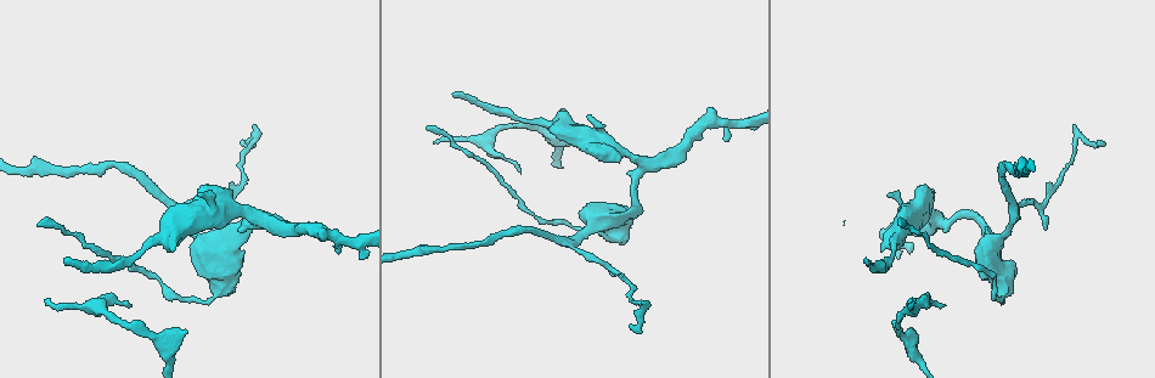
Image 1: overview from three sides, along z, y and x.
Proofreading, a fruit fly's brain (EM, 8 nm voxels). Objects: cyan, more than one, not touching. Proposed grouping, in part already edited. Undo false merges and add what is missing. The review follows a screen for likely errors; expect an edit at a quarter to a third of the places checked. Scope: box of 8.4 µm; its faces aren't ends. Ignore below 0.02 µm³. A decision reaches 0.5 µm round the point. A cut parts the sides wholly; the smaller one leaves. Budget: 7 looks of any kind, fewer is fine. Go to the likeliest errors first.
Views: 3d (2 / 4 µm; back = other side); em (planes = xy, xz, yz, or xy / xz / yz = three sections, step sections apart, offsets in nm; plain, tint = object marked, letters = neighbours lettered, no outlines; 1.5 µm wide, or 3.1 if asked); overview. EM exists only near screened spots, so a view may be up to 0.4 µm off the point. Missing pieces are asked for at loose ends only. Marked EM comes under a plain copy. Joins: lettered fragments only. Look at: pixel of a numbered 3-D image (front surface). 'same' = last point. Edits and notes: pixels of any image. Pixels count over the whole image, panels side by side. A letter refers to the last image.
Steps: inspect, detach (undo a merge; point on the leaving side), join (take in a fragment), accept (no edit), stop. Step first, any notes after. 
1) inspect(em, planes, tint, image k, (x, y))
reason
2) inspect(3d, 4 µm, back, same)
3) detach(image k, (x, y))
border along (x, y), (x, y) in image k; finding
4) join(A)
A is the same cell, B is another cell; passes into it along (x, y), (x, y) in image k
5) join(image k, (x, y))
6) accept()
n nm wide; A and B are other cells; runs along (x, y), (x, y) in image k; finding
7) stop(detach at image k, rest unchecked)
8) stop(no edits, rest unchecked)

inspect(em, yz, step 8, tint, image 1, (1101, 144))
thin end

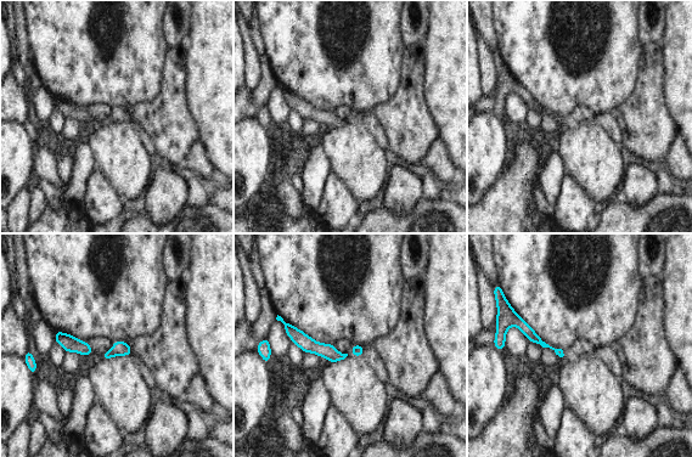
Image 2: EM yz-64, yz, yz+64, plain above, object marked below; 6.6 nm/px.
inspect(em, planes, tint, same)
cut it another way

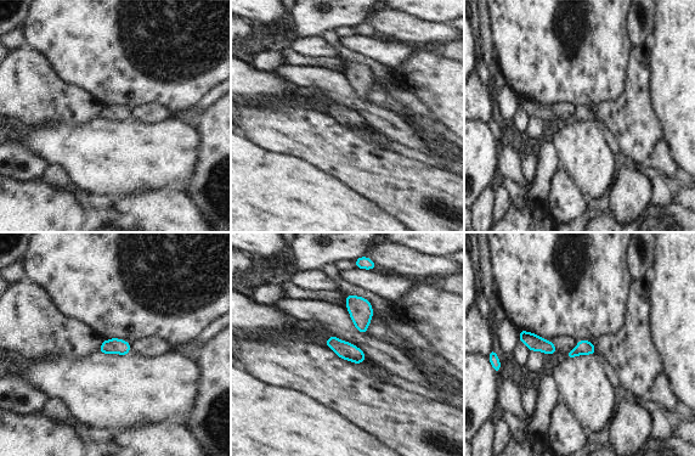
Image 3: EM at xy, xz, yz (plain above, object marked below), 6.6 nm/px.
inspect(em, planes, letters, same)

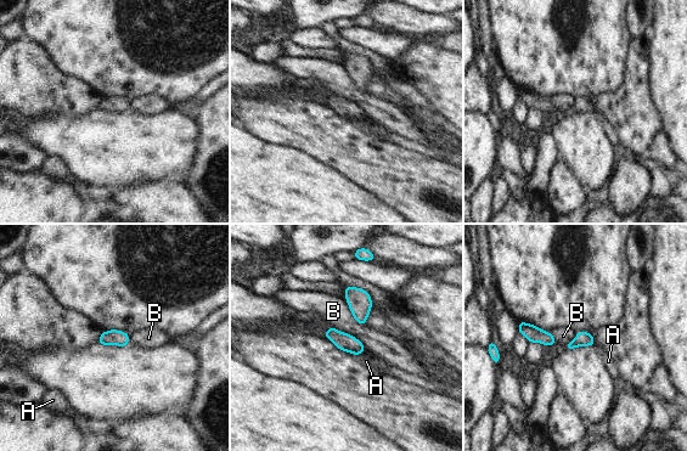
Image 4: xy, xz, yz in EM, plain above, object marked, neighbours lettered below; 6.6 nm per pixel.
accept()
100 nm wide; A and B are other cells; border along (330, 326), (350, 333), (365, 347) in image 4; none of them fits

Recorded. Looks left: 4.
inspect(3d, 4 µm, image 1, (436, 141))
tapers out

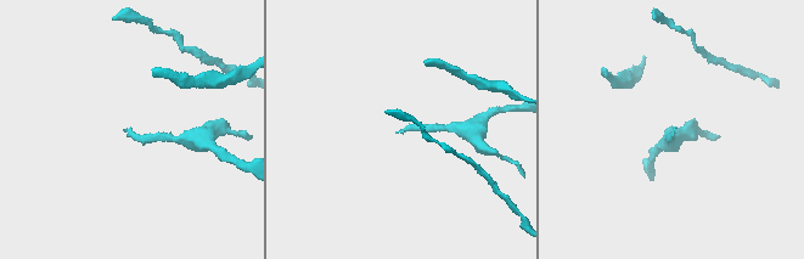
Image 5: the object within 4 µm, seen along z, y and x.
inspect(em, planes, letters, image 5, (673, 131))

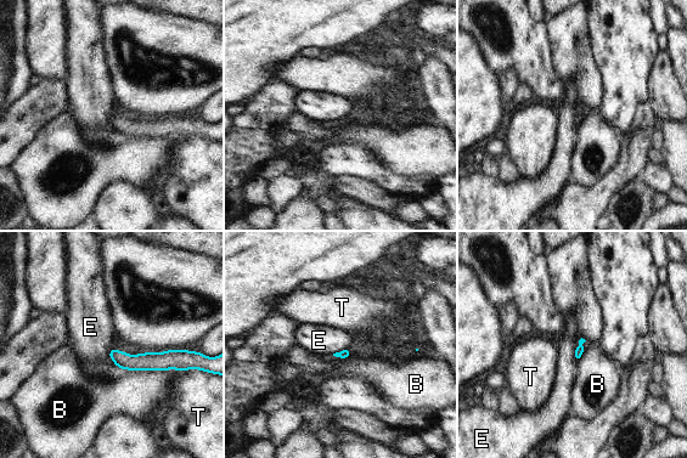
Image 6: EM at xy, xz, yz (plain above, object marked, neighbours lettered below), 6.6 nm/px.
accept()
B, E and T are other cells; border along (580, 339), (574, 351), (576, 362) in image 6; none of them fits

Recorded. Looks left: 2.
stop(no edits, rest unchecked)

